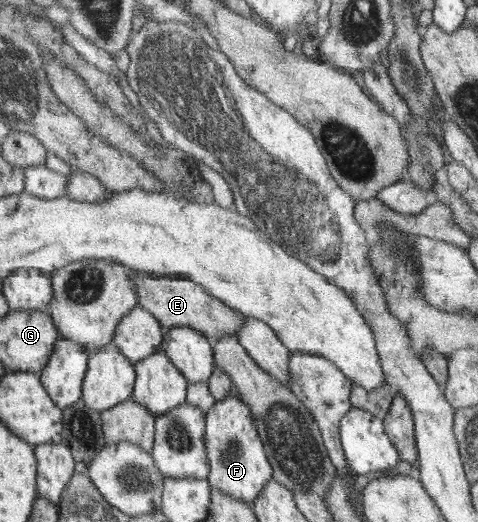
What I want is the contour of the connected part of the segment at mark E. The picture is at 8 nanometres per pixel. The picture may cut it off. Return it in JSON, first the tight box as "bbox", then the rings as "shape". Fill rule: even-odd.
{"bbox":[134,273,245,342],"shape":[[[134,273],[134,279],[138,283],[139,304],[148,309],[165,327],[166,330],[185,326],[202,332],[213,342],[223,339],[225,336],[236,335],[245,325],[245,316],[225,302],[213,297],[212,294],[189,278],[158,277],[153,273]]]}

